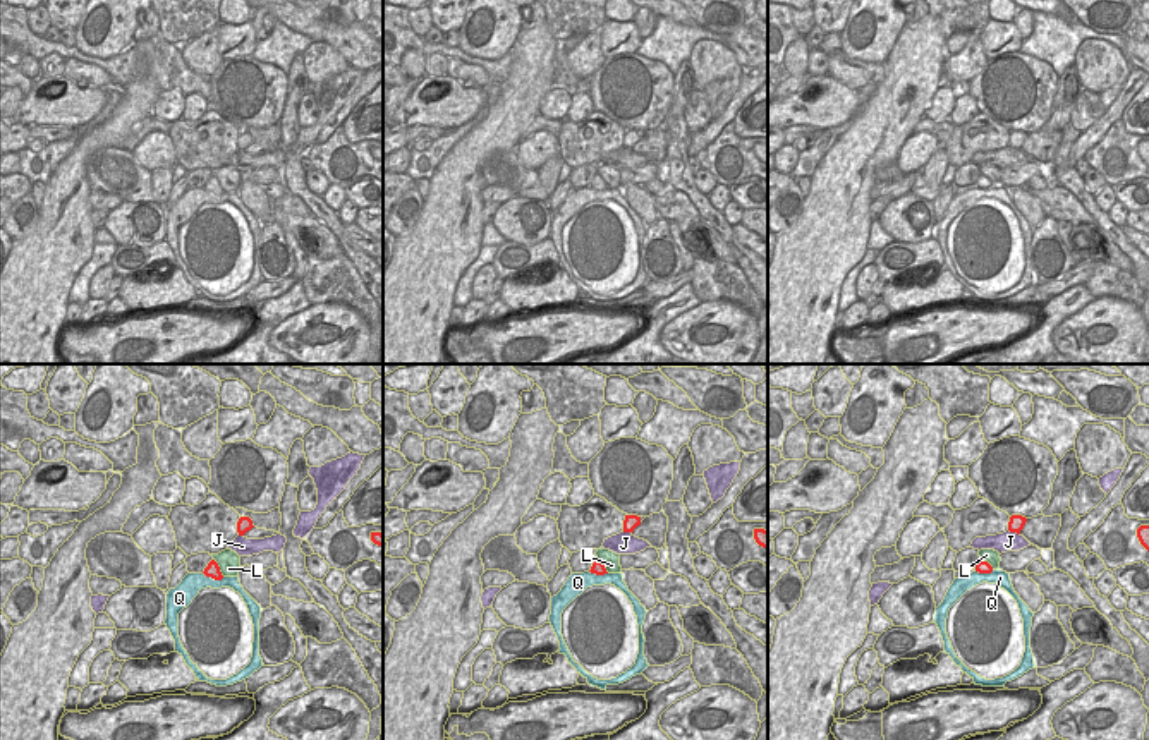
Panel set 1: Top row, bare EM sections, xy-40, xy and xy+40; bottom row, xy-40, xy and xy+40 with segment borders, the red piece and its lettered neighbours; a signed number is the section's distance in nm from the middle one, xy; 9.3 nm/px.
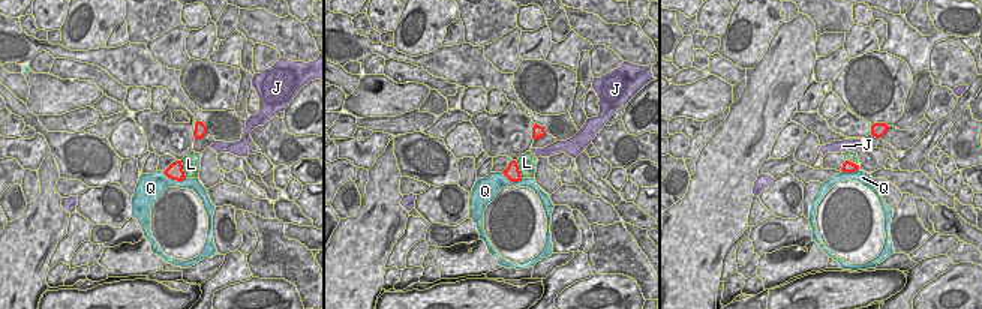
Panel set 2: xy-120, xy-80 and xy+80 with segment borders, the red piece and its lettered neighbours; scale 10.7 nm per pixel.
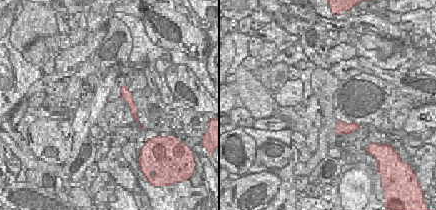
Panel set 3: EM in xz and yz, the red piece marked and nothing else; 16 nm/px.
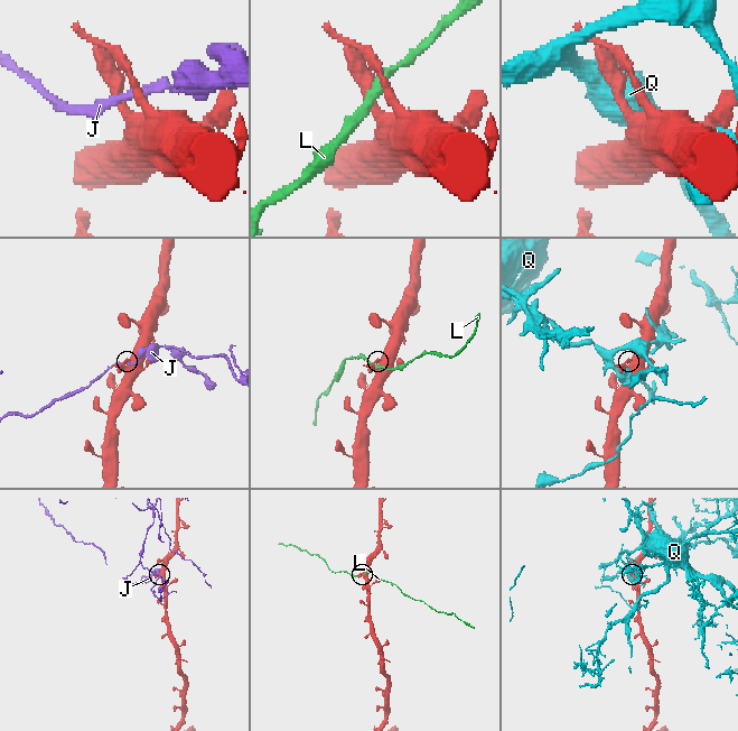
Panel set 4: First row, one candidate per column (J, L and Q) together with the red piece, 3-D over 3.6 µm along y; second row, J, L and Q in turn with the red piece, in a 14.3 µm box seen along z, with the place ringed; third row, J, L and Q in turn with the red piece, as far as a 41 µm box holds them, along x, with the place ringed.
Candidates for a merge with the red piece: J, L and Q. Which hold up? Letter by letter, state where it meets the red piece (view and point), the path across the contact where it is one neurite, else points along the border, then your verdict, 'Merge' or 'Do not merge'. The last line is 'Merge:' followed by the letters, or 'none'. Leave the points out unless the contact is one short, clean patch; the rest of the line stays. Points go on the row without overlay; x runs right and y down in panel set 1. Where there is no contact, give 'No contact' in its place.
J: Touches red at xy+40 (1014, 146). Boundary: xy+40 (1009, 145), (1019, 150). Do not merge
L: Touches red at xy-40 (218, 182). Boundary: xy-40 (213, 174), (224, 191). Do not merge
Q: Touches red at xy-40 (213, 193). Do not merge
Merge: none.

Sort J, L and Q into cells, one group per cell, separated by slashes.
J / L / Q

